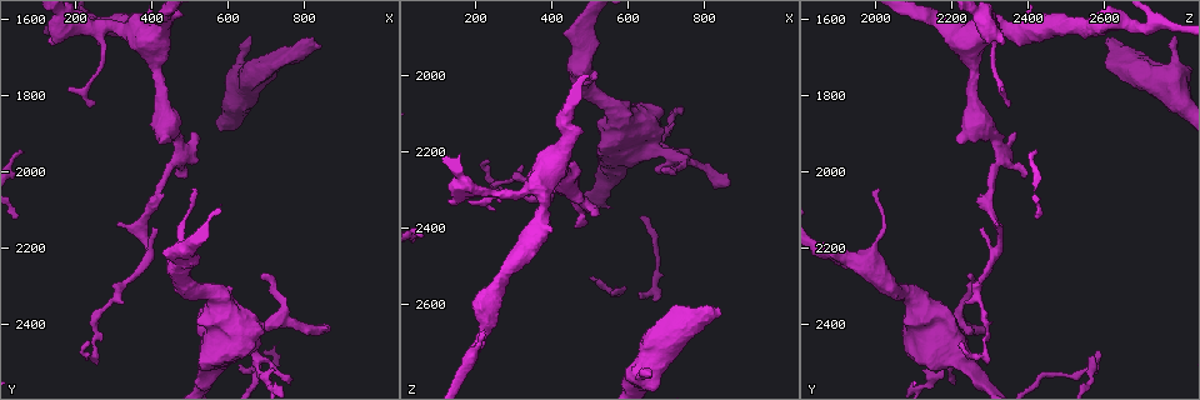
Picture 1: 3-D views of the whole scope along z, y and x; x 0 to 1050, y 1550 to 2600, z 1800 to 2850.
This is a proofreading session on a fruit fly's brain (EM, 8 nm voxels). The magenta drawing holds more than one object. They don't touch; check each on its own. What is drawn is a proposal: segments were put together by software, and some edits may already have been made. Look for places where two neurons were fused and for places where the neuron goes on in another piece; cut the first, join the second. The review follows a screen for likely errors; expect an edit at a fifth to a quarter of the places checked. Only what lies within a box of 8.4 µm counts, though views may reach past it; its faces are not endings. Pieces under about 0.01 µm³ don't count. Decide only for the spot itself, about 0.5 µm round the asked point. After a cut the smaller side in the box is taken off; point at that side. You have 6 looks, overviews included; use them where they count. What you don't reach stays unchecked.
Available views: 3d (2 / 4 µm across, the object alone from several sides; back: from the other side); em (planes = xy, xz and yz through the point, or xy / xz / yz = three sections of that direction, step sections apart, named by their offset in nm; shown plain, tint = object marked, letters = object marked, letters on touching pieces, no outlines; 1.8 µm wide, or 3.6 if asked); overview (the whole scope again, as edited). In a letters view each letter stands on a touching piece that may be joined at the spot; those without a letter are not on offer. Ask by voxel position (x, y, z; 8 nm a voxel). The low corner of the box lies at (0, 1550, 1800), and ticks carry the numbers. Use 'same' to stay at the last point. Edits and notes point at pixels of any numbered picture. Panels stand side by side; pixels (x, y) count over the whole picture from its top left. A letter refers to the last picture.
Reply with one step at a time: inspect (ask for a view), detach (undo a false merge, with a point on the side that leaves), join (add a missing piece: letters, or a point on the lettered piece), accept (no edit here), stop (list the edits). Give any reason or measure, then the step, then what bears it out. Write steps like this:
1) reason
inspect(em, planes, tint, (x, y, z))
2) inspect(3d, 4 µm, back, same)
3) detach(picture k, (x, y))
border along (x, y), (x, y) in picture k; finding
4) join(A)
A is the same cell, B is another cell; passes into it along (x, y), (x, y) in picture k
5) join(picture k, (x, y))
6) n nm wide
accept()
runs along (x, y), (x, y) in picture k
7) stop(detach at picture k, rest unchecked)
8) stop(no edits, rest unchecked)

a fork
inspect(em, planes, tint, (275, 1625, 2310))

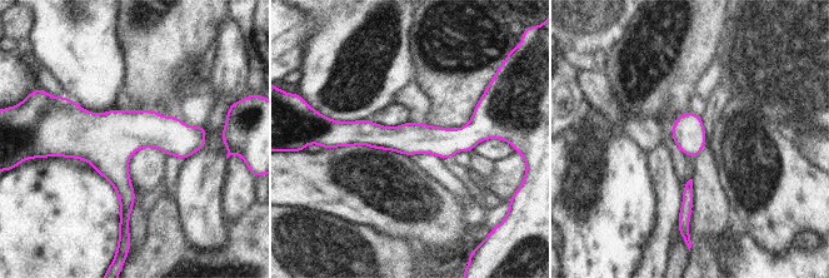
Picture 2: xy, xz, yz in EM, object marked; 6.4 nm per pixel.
inspect(em, planes, letters, same)

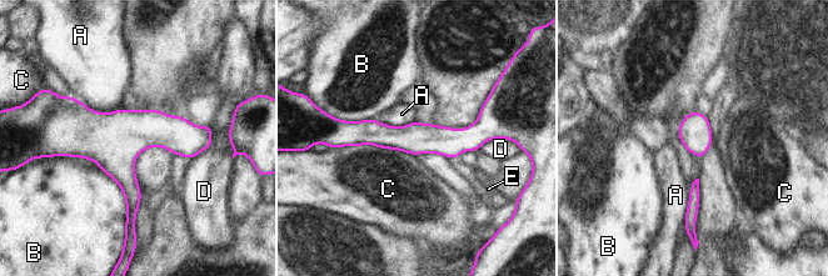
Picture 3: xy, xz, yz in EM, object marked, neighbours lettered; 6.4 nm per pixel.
accept()
A, B, C, D and E are other cells; runs along (342, 133), (390, 138), (492, 135) in picture 3; continuous, no second neuron

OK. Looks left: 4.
free end
inspect(em, planes, letters, (650, 1645, 2790))

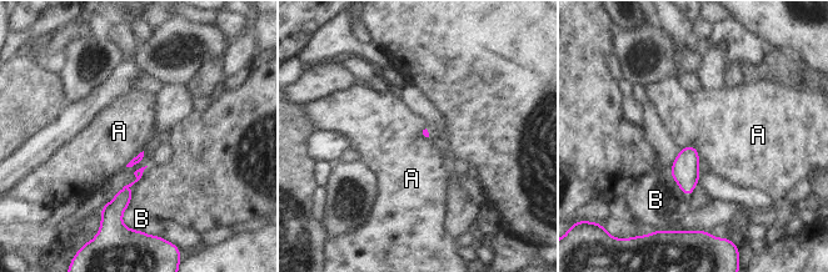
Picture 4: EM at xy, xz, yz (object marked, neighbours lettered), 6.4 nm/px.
B touches over 220 nm
accept()
A and B are other cells; border along (681, 147), (692, 145), (701, 157) in picture 4; none of them fits

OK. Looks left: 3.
free end
inspect(em, yz, step 16, letters, (835, 1670, 2600))

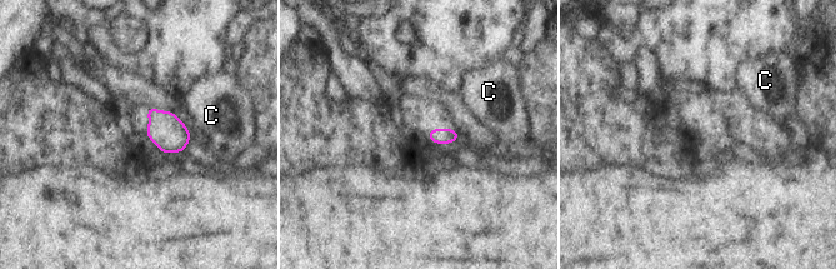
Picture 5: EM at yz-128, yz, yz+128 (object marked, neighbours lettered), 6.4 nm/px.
another direction
inspect(em, planes, letters, same)

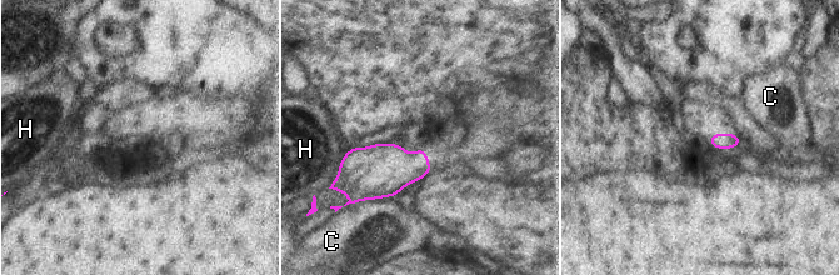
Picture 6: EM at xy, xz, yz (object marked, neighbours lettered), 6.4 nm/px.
accept()
C and H are other cells; border along (395, 195), (360, 201) in picture 6; none of them fits

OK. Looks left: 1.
stop(no edits, rest unchecked)

